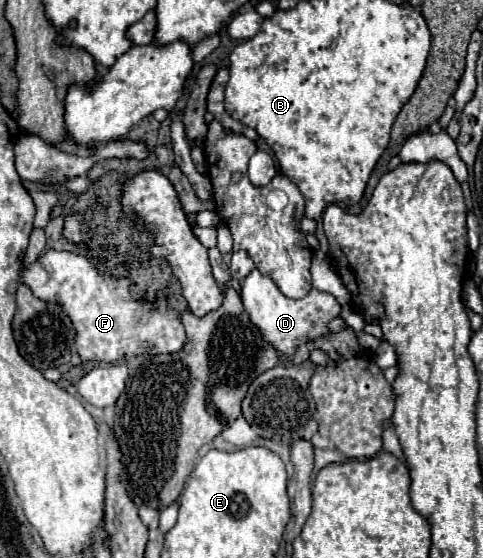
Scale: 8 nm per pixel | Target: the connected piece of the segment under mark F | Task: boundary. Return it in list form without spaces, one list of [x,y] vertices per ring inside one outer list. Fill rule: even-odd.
[[[46,250],[34,264],[22,268],[20,282],[26,284],[36,298],[56,302],[68,312],[76,328],[76,350],[82,362],[116,362],[122,356],[142,352],[178,352],[186,342],[180,316],[172,314],[164,300],[154,304],[136,300],[128,280],[104,278],[86,258],[72,252]]]

